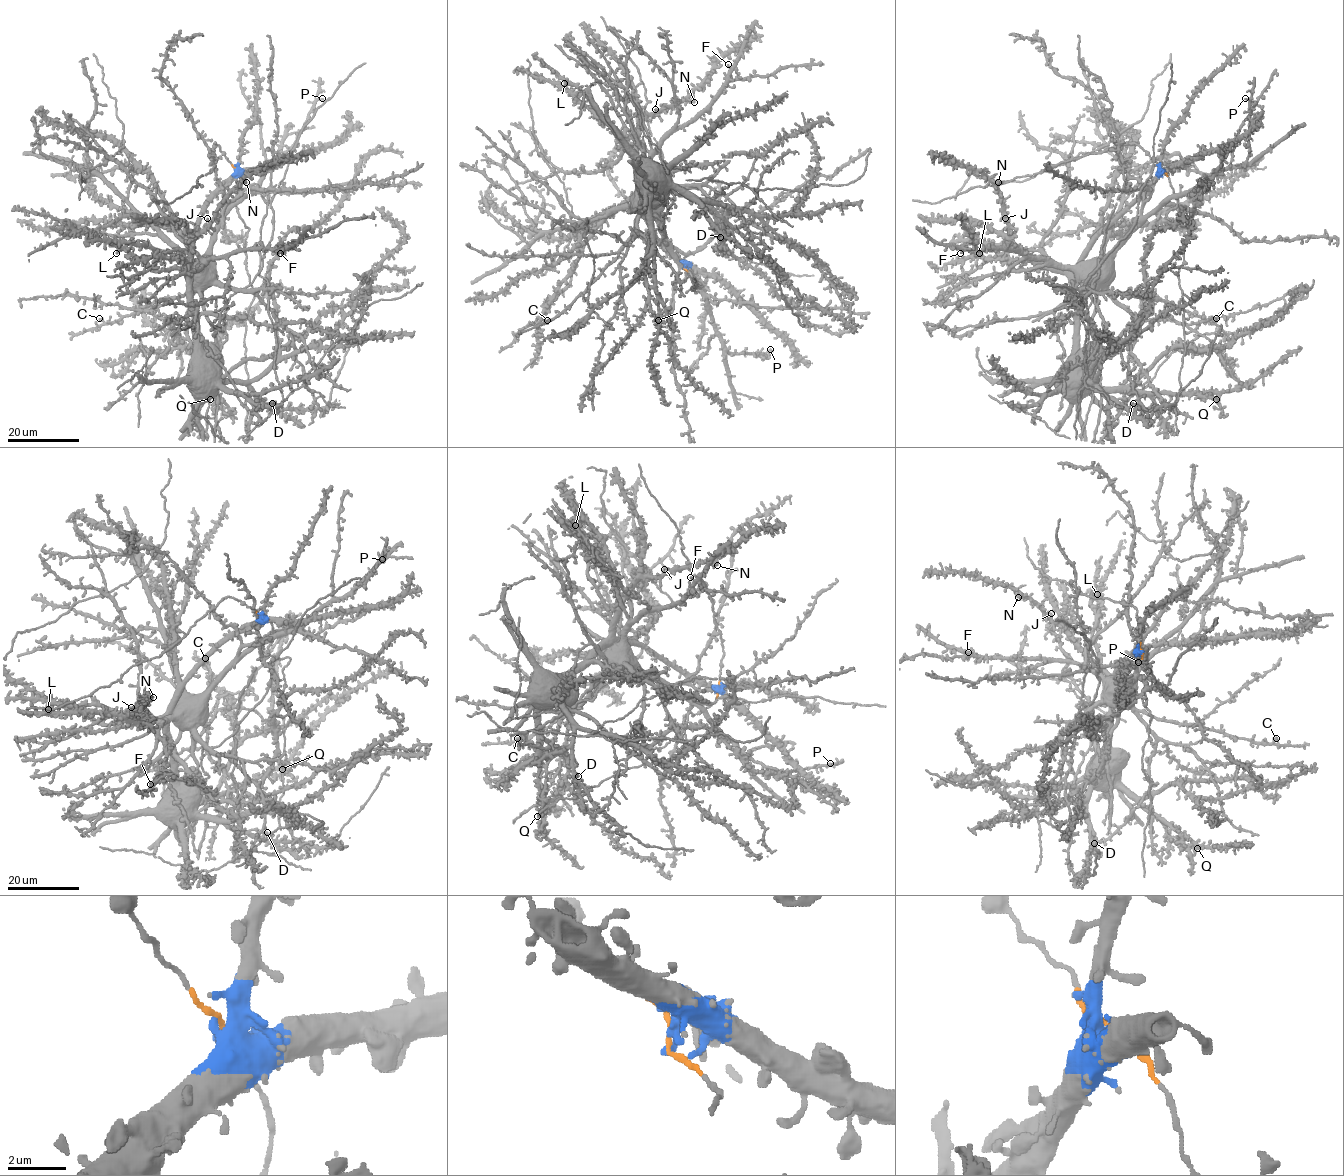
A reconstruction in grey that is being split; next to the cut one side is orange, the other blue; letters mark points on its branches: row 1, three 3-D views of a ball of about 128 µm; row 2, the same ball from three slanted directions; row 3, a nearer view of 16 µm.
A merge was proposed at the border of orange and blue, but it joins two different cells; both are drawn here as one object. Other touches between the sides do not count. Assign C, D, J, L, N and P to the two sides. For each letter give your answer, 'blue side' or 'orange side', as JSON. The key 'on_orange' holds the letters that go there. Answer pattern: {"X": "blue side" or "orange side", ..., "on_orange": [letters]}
{"C": "orange side", "D": "blue side", "J": "blue side", "L": "blue side", "N": "blue side", "P": "orange side", "on_orange": ["C", "P"]}

